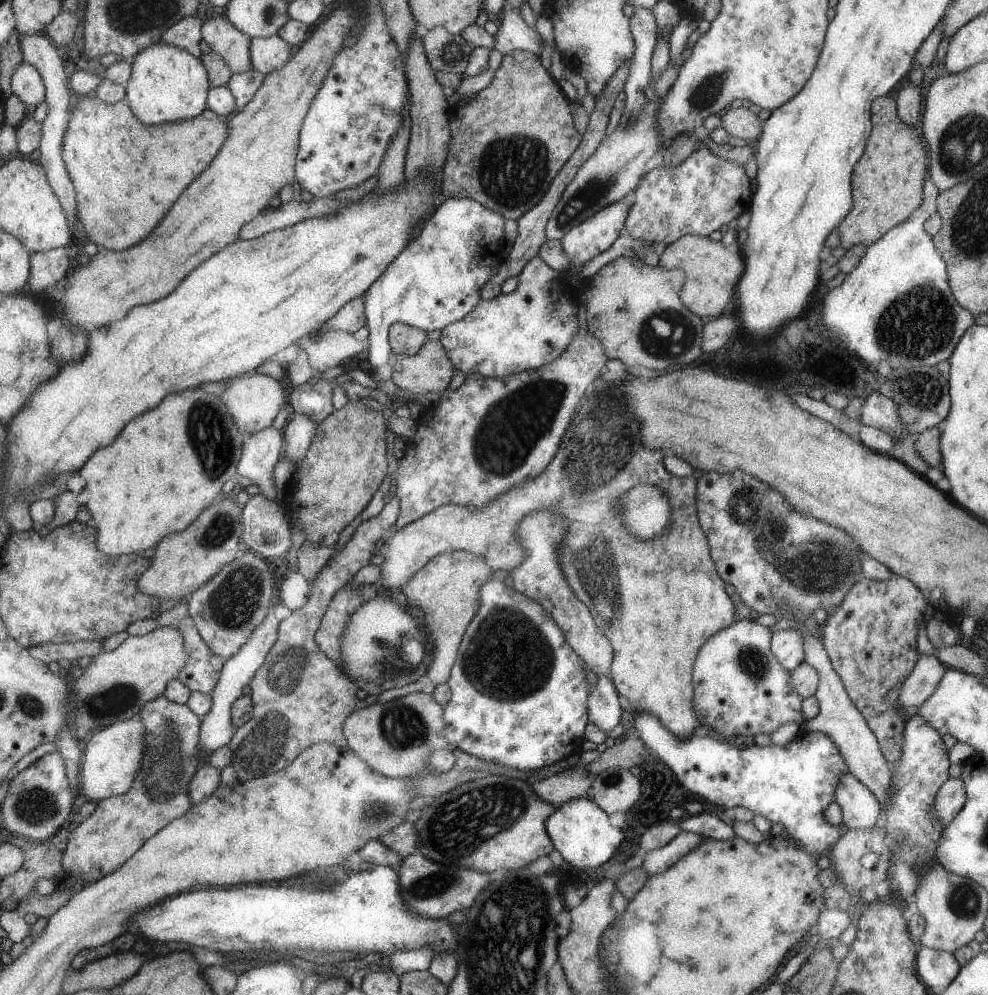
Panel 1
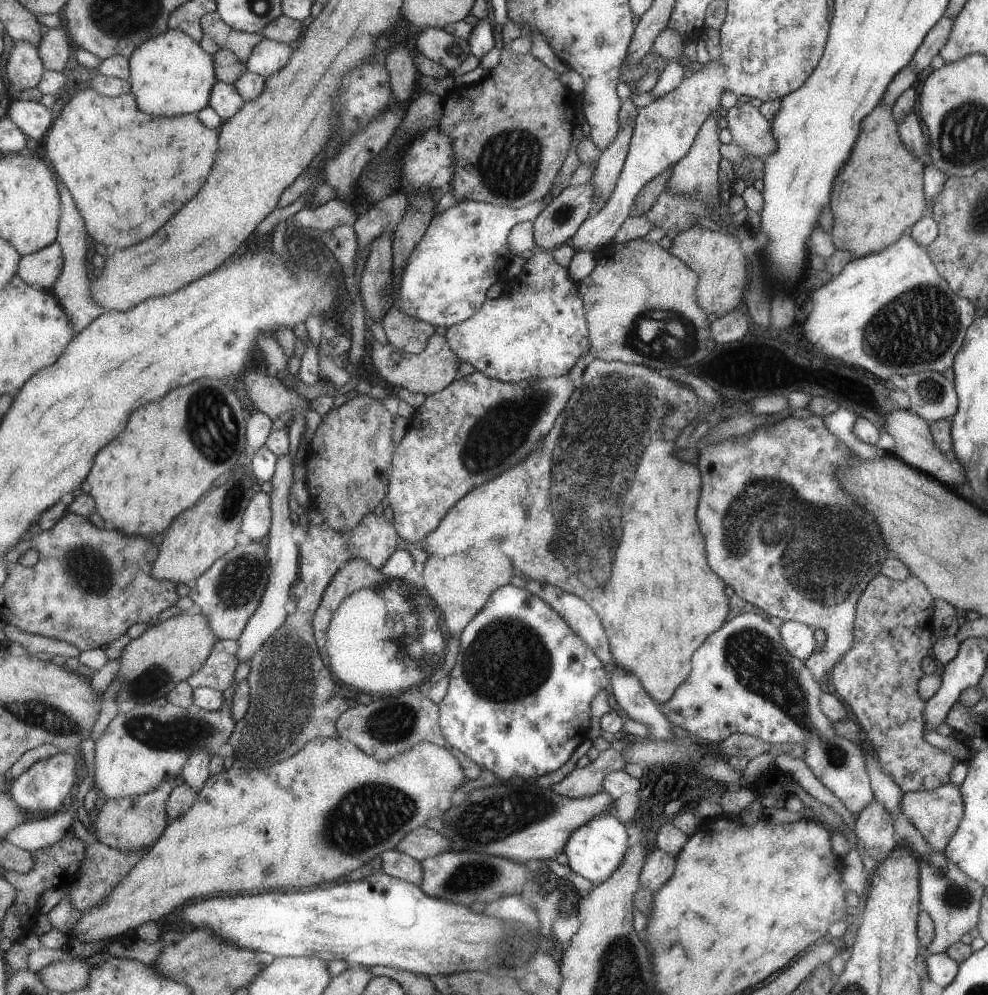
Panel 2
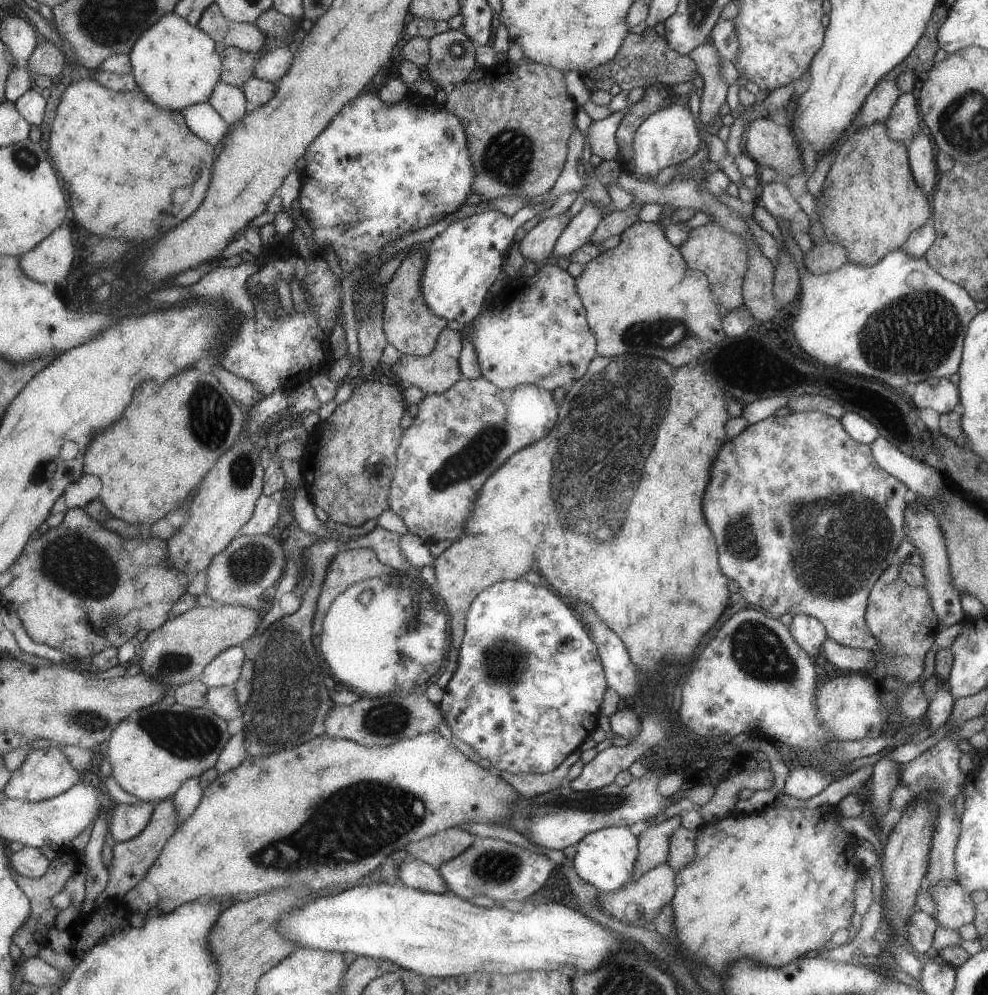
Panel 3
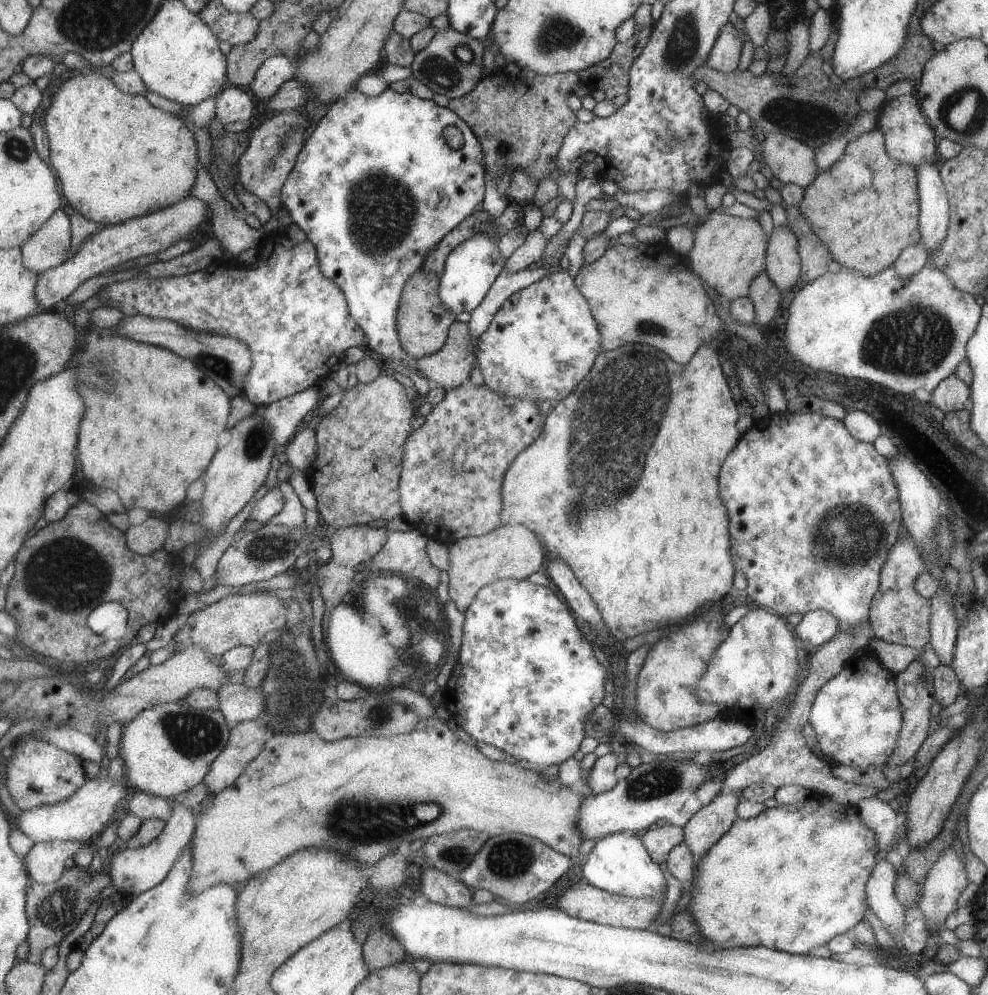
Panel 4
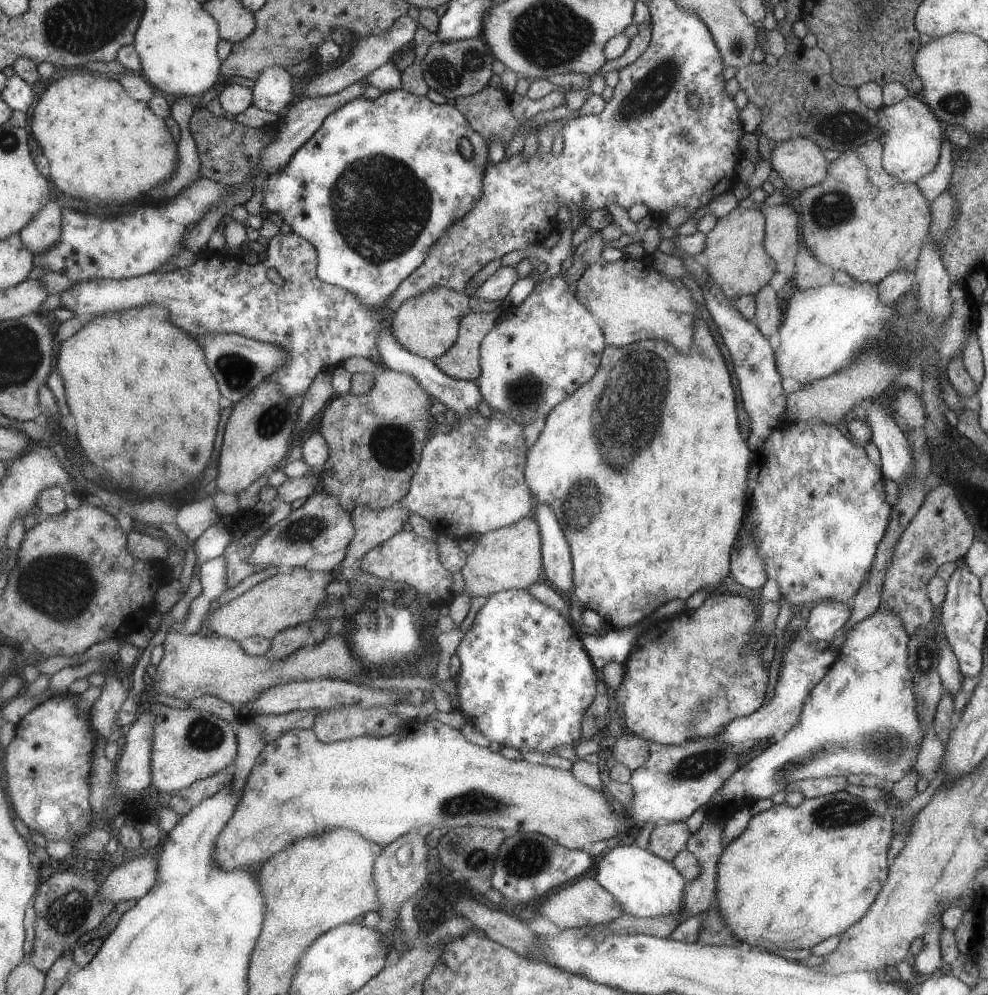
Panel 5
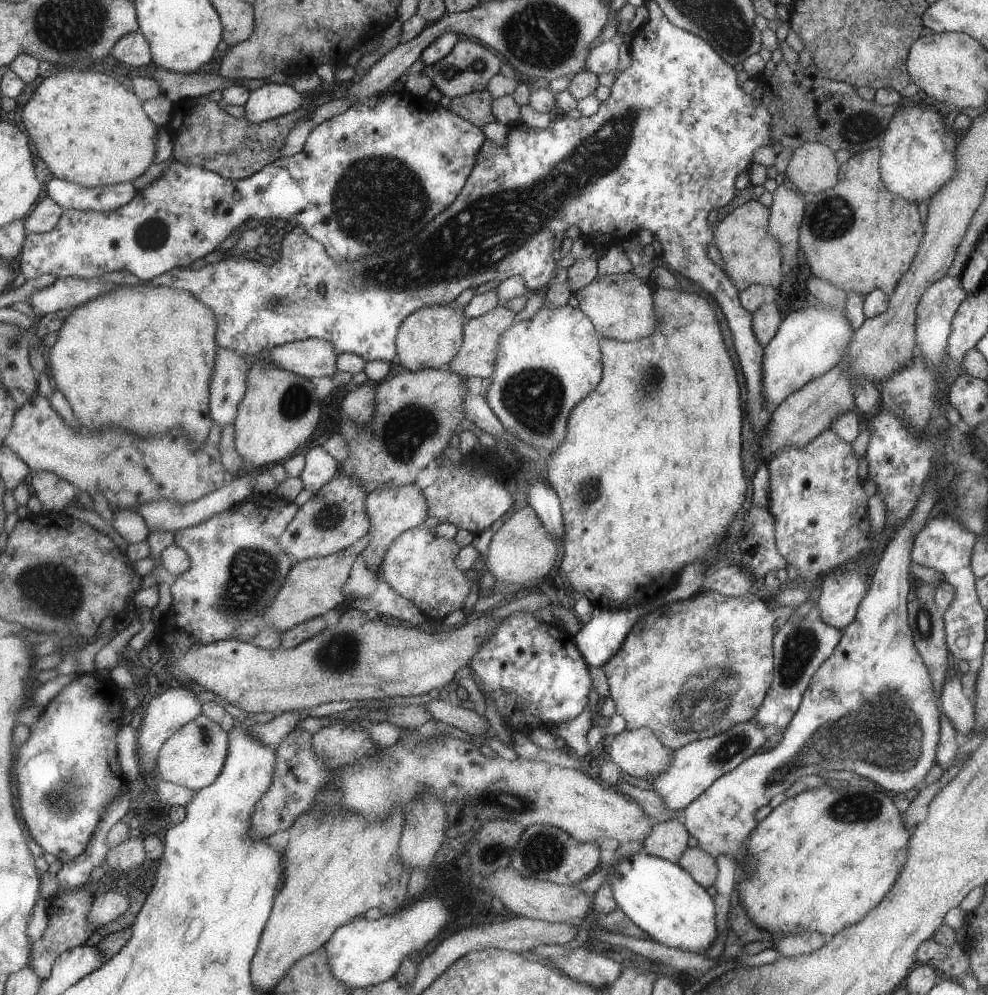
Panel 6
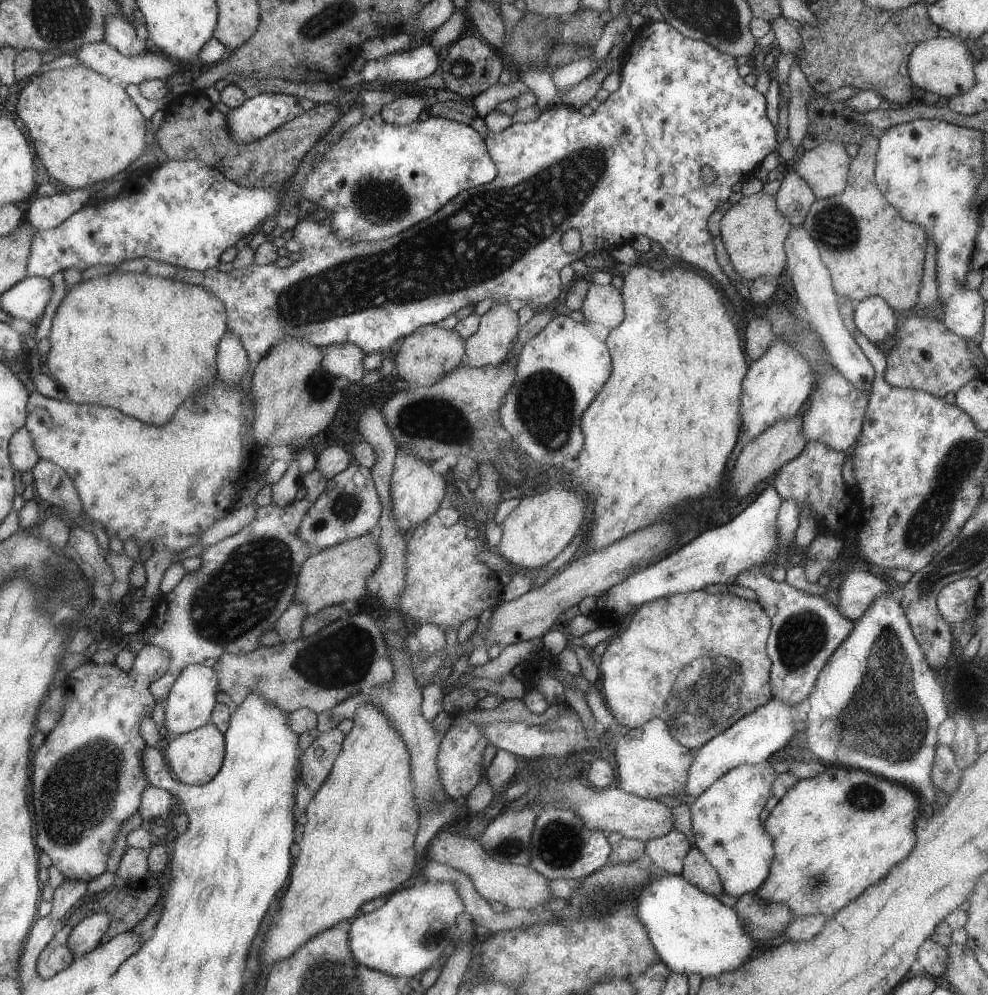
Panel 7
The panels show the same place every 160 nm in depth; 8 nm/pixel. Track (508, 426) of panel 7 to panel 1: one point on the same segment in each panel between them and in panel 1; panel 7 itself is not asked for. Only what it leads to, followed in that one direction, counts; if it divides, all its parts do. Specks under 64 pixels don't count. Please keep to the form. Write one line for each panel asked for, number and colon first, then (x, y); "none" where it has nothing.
1: (532, 325)
2: (536, 329)
3: (535, 332)
4: (547, 323)
5: (543, 350)
6: (544, 366)

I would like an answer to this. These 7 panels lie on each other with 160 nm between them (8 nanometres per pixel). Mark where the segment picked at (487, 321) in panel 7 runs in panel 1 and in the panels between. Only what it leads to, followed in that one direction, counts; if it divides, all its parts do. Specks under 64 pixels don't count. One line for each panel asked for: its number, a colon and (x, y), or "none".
1: (428, 370)
2: (428, 372)
3: (434, 373)
4: (448, 367)
5: (462, 361)
6: (476, 358)

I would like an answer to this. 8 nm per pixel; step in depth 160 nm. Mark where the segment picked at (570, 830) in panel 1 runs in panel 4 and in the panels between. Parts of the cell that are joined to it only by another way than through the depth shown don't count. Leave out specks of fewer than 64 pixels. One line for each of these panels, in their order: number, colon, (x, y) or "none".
2: (595, 850)
3: (606, 858)
4: (618, 864)

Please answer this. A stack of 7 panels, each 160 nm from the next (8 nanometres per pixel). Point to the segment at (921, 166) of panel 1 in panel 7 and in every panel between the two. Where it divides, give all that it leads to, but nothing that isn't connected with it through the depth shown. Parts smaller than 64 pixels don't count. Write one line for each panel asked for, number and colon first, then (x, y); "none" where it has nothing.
2: (878, 196)
3: (870, 204)
4: (864, 208)
5: (859, 220)
6: (858, 236)
7: (869, 250)

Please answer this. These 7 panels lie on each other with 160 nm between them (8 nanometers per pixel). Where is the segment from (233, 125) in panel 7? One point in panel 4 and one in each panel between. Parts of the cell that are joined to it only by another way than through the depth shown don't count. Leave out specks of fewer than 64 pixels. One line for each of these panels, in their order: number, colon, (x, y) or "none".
4: (278, 69)
5: (272, 91)
6: (274, 99)

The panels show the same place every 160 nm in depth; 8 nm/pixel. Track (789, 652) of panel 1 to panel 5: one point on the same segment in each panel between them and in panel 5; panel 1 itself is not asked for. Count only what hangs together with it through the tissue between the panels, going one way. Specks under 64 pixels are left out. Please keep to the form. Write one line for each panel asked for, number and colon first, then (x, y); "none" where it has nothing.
2: (798, 641)
3: (809, 633)
4: (815, 627)
5: (825, 618)

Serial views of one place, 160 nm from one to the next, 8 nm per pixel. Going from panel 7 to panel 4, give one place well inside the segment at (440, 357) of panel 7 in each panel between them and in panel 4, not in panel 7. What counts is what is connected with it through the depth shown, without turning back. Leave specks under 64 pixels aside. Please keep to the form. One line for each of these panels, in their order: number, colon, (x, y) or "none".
4: (422, 321)
5: (427, 325)
6: (429, 338)

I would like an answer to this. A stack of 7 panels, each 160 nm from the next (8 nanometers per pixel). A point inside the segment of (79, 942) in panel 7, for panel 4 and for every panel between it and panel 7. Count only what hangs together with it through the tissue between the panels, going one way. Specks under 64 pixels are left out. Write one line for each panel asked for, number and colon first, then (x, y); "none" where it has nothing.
4: (134, 871)
5: (134, 878)
6: (108, 906)

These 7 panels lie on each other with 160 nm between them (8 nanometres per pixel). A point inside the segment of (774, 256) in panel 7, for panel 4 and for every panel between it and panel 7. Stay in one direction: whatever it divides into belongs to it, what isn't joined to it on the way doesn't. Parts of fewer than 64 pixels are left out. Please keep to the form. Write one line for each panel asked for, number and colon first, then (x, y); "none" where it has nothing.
4: (728, 252)
5: (736, 259)
6: (750, 254)

